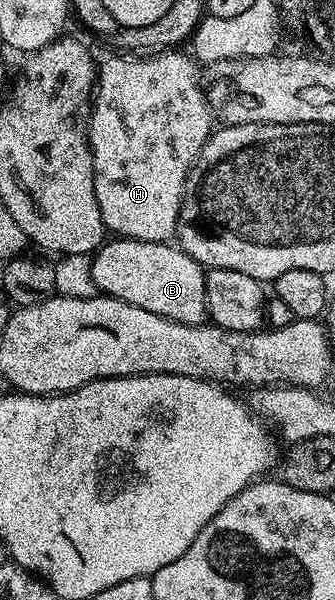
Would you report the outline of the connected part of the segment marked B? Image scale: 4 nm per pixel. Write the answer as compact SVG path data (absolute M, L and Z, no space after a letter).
M114 237L93 252L90 264L92 281L101 294L184 325L198 327L207 322L206 271L177 245Z

